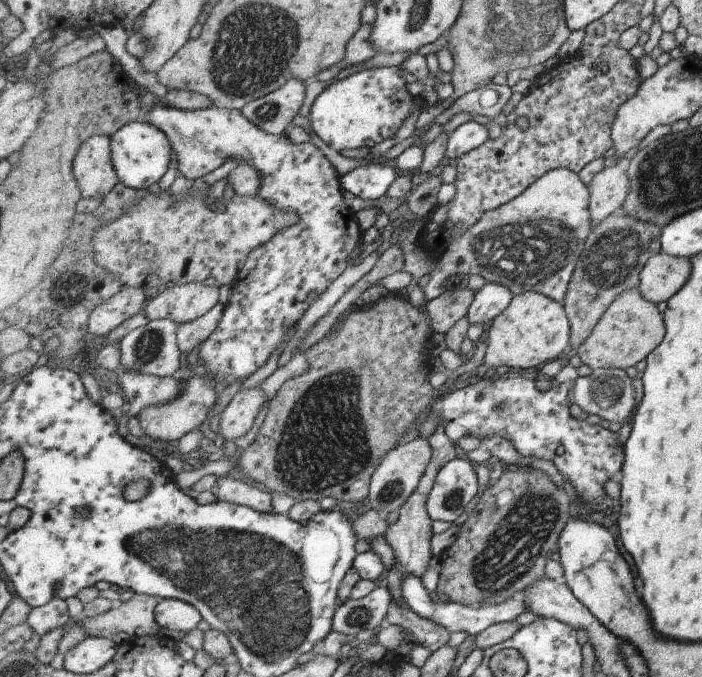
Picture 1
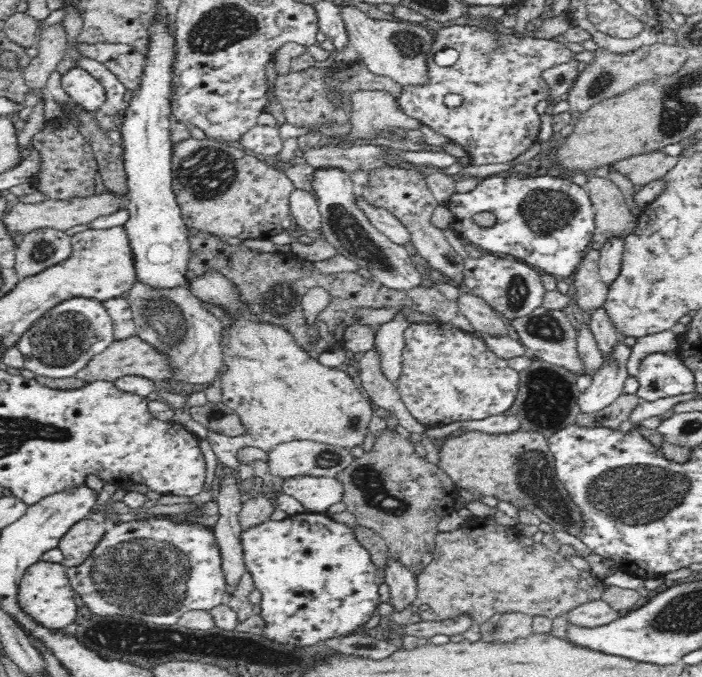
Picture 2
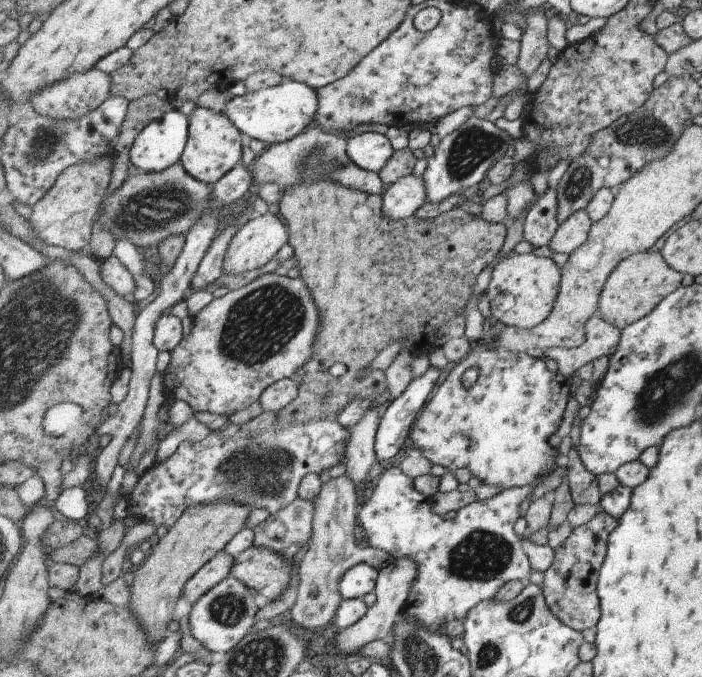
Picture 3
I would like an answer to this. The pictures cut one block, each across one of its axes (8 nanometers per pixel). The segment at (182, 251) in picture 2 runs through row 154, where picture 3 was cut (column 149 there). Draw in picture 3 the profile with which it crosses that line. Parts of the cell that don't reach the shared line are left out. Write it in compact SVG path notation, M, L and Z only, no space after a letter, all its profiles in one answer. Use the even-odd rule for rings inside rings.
M176 109L149 122L130 150L132 164L152 173L181 162L190 136L189 128L190 117Z

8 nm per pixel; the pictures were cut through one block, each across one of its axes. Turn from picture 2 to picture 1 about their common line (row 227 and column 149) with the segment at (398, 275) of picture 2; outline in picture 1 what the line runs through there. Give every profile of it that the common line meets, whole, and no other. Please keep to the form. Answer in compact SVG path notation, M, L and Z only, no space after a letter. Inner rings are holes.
M173 320L149 321L146 325L138 327L127 333L121 340L121 368L129 372L141 372L159 378L175 377L179 375L181 366L181 347L179 346L178 328Z

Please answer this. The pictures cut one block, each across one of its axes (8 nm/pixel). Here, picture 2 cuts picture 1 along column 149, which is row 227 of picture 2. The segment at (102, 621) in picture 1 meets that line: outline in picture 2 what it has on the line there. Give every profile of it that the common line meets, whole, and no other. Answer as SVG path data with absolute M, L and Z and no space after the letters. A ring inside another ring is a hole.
M594 175L587 180L585 189L595 209L592 249L602 249L612 238L624 240L634 234L638 217L630 212L616 184L608 178Z

